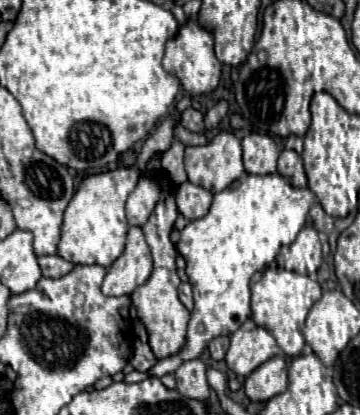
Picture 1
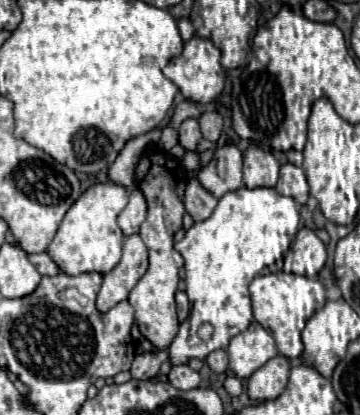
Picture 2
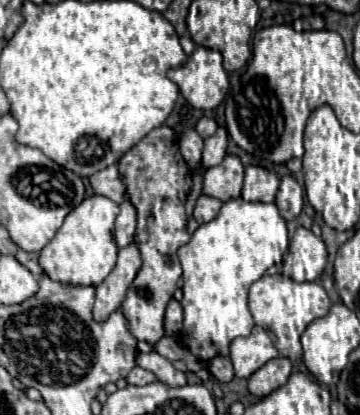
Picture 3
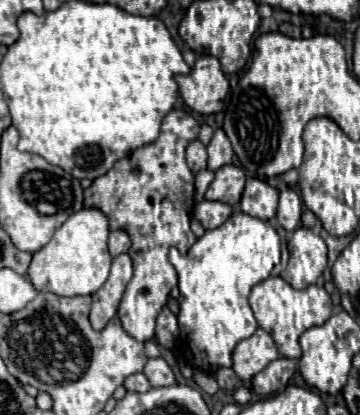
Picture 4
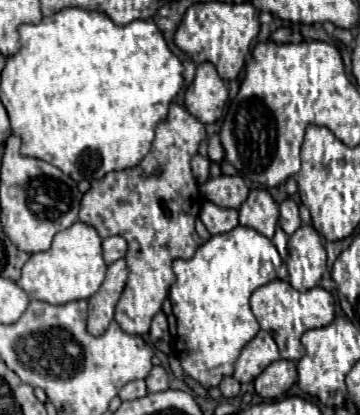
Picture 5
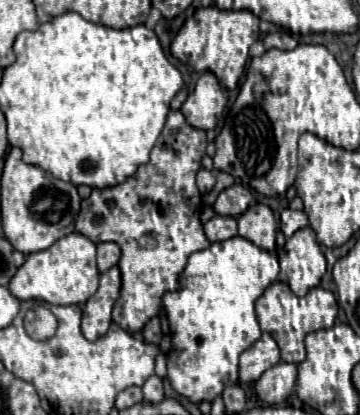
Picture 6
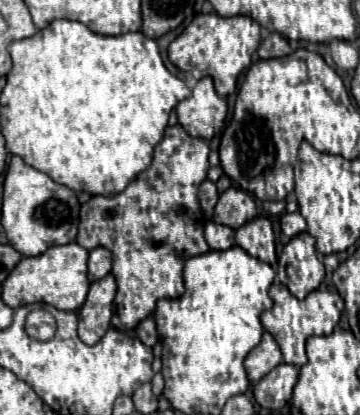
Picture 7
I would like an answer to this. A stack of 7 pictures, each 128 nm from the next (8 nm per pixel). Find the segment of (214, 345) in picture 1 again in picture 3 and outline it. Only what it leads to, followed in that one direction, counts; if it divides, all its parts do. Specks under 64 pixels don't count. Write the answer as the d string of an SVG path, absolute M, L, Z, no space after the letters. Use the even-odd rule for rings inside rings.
M216 356L216 358L208 360L208 372L218 382L230 382L234 378L234 368L232 368L230 358L222 358L222 356Z

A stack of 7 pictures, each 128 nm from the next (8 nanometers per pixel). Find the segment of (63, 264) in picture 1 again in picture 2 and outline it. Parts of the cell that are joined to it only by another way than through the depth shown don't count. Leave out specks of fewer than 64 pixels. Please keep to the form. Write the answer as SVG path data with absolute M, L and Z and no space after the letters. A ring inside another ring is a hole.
M42 252L42 254L30 254L28 258L30 258L30 260L32 260L32 264L38 268L38 272L40 272L40 274L56 276L56 274L60 272L60 268L54 264L54 260L52 260L46 252Z

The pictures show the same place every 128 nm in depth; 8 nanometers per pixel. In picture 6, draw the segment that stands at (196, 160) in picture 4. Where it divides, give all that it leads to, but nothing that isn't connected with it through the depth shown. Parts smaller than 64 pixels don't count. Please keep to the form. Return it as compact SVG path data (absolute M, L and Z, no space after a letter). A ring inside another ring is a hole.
M200 168L200 170L198 170L198 174L196 174L196 182L198 182L198 190L200 190L202 194L206 194L206 192L210 192L210 190L212 190L212 186L214 186L216 178L214 178L214 174L212 174L210 170Z

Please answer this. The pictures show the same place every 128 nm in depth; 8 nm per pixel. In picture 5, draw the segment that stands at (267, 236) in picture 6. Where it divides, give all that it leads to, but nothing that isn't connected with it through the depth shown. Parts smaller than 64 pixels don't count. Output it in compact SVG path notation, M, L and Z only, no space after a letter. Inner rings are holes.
M252 190L246 202L240 206L240 224L256 228L264 232L264 236L272 238L278 222L278 204L270 196L268 190Z

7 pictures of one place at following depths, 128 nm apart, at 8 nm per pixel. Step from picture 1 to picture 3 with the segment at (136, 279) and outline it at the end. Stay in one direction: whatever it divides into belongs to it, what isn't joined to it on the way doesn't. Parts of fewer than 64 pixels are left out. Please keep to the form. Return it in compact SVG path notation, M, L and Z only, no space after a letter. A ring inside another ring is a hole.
M134 242L120 248L114 270L106 276L104 282L96 286L96 304L94 304L96 322L104 322L116 308L120 308L140 266L142 266L142 258Z

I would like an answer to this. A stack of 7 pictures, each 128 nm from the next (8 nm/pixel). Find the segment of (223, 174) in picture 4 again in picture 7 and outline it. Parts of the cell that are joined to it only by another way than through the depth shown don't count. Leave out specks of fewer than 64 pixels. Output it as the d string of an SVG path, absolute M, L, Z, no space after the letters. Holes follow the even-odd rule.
M232 186L220 194L220 200L214 208L214 220L218 224L240 228L240 224L246 224L252 218L256 218L256 202L250 192L244 192L242 188Z

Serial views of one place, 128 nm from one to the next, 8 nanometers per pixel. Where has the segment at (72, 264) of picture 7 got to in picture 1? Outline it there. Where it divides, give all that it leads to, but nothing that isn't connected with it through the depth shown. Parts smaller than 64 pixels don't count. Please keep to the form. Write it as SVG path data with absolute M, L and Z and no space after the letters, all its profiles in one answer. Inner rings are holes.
M136 166L116 168L84 178L64 212L58 254L72 264L100 264L108 268L124 252L128 232L124 204L128 194L136 188L138 180L140 170Z

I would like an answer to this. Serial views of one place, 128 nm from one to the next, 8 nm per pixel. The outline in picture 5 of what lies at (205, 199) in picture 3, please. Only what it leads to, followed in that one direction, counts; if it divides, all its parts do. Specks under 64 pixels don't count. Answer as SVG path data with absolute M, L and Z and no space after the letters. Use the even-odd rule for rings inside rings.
M204 202L202 210L200 210L200 220L204 222L206 230L214 236L214 234L224 234L230 232L232 228L236 228L238 224L238 210L232 208L220 208L212 202Z

